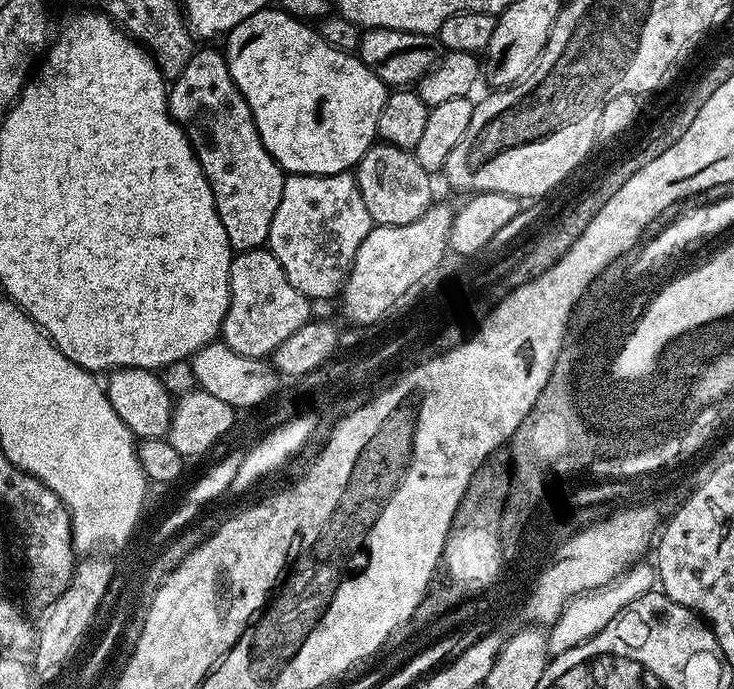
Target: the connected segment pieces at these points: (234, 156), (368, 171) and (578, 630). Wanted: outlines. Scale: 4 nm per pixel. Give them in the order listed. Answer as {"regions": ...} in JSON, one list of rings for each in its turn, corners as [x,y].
{"regions":[[[[212,46],[193,52],[180,77],[171,81],[168,113],[176,119],[196,151],[210,182],[214,206],[226,230],[226,238],[233,253],[239,254],[267,245],[274,210],[278,210],[278,202],[282,202],[286,173],[262,146],[258,126],[230,74],[225,53],[208,47]]],[[[377,142],[366,150],[354,169],[358,190],[366,210],[370,210],[373,225],[389,224],[402,226],[419,220],[426,209],[434,203],[432,197],[433,177],[416,161],[409,149],[399,148],[393,144]]],[[[637,562],[621,576],[617,576],[612,583],[607,584],[605,588],[595,588],[593,592],[586,592],[583,596],[573,598],[547,633],[549,657],[562,654],[586,642],[592,636],[596,636],[615,616],[620,615],[623,608],[630,606],[630,602],[634,602],[643,592],[649,591],[648,572],[650,576],[650,568],[646,565],[647,563]]]]}

